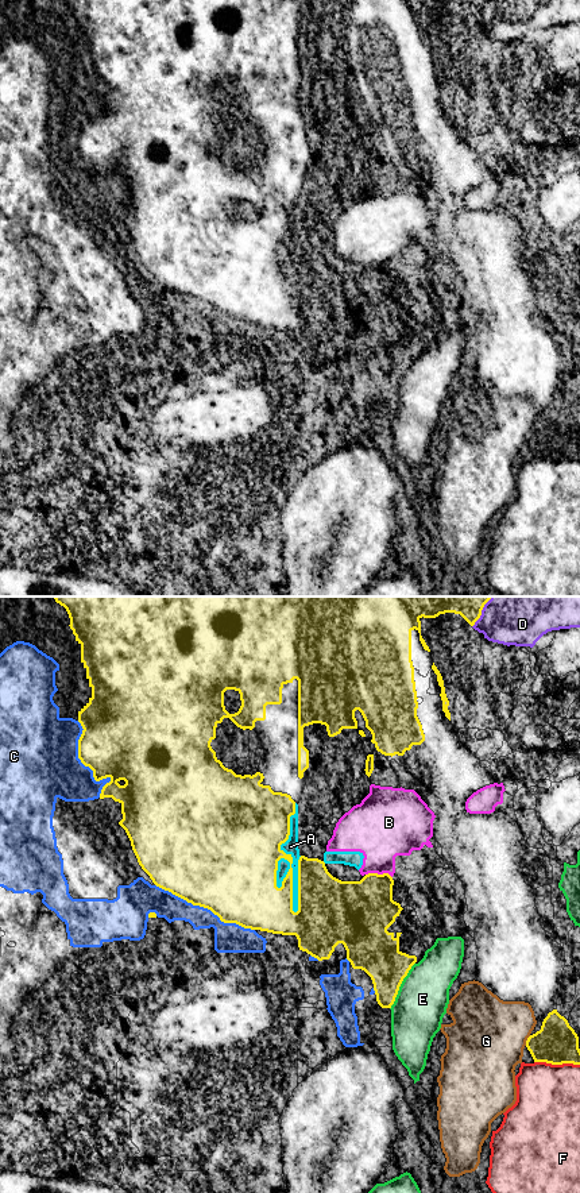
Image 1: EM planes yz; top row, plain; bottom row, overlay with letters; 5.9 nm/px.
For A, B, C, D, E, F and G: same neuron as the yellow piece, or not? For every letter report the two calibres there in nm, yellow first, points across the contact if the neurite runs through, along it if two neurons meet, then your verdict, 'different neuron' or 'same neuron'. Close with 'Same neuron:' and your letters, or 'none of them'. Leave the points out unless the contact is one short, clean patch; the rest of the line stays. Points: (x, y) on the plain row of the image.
A: calibres 360 and 90 nm; different neuron
B: calibres 360 and 320 nm; different neuron
C: calibres 500 and 180 nm; different neuron
D: calibres 110 and 260 nm; different neuron
E: calibres 280 and 300 nm; different neuron
F: calibres 240 and 380 nm; different neuron
G: calibres 240 and 460 nm; different neuron
Same neuron: none of them

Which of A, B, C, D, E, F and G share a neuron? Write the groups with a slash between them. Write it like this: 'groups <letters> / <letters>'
groups A B / C / D / E / F / G

